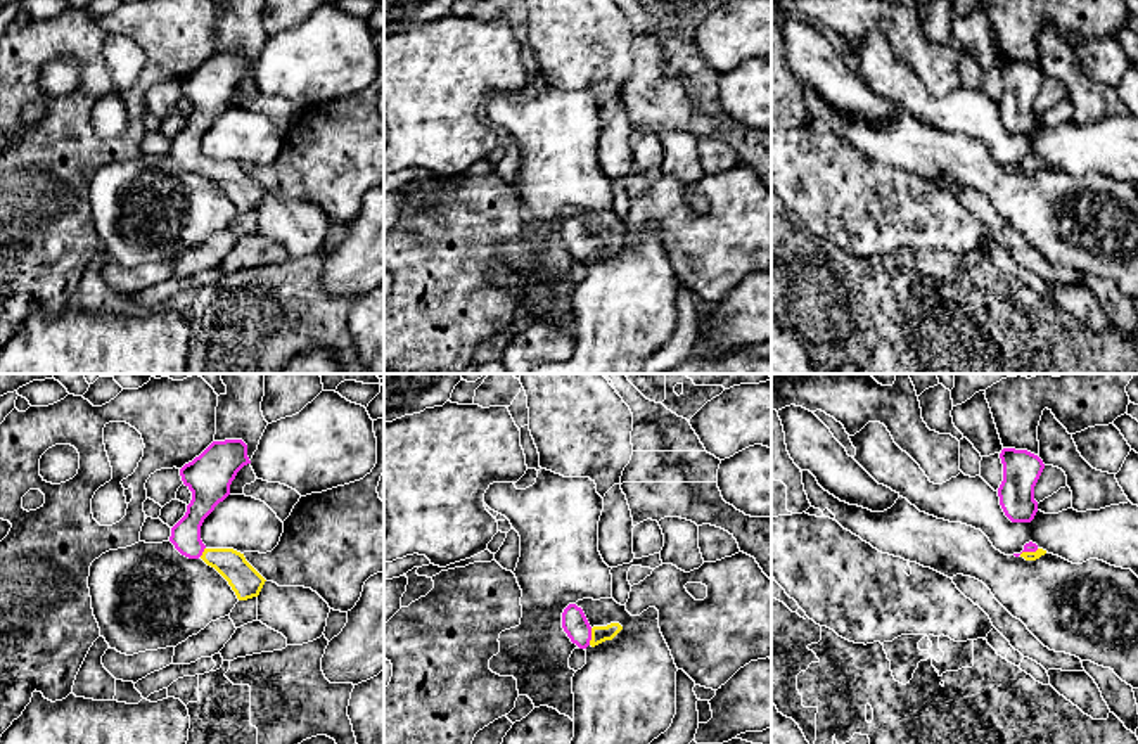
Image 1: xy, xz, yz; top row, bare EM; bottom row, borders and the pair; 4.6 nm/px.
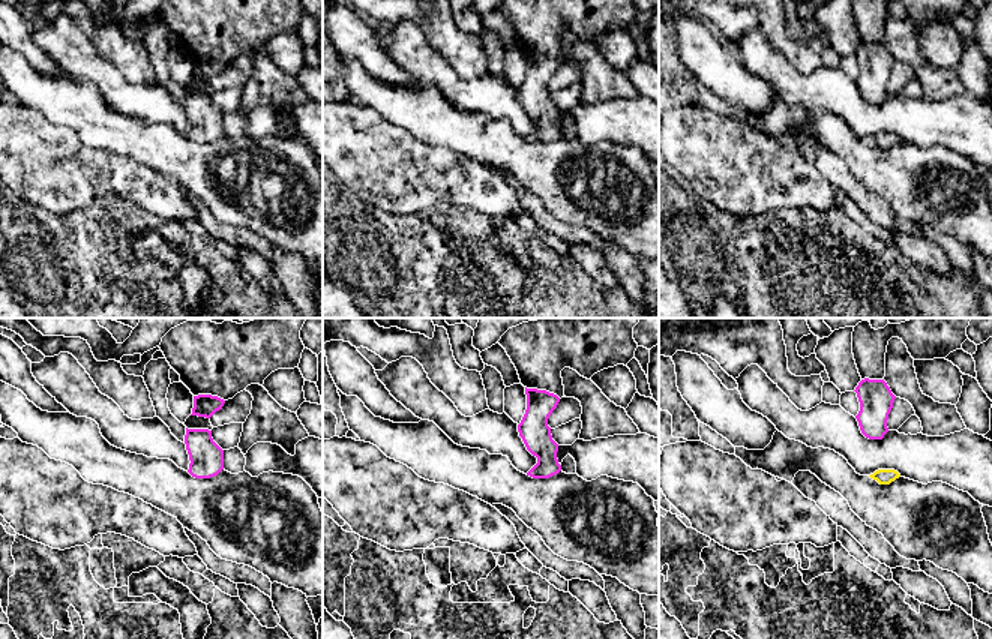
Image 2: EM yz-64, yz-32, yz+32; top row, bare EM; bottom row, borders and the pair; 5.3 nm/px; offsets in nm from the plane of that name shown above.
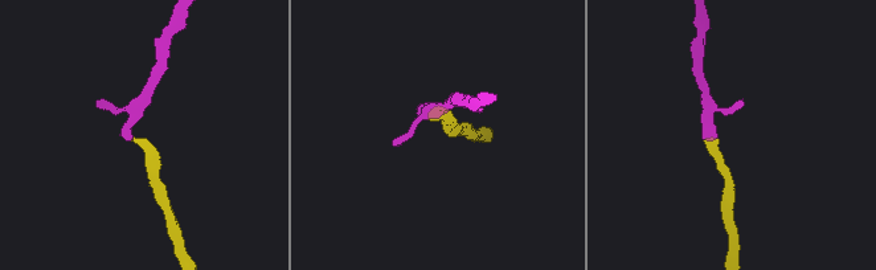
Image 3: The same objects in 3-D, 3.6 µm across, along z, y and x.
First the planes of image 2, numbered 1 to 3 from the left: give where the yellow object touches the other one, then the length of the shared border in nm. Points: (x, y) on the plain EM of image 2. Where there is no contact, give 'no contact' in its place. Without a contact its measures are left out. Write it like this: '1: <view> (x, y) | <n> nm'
1: no contact
2: no contact
3: no contact

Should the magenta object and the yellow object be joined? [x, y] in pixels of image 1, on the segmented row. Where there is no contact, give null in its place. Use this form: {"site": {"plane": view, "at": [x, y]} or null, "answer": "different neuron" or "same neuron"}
{"site": {"plane": "xz", "at": [590, 637]}, "answer": "same neuron"}

